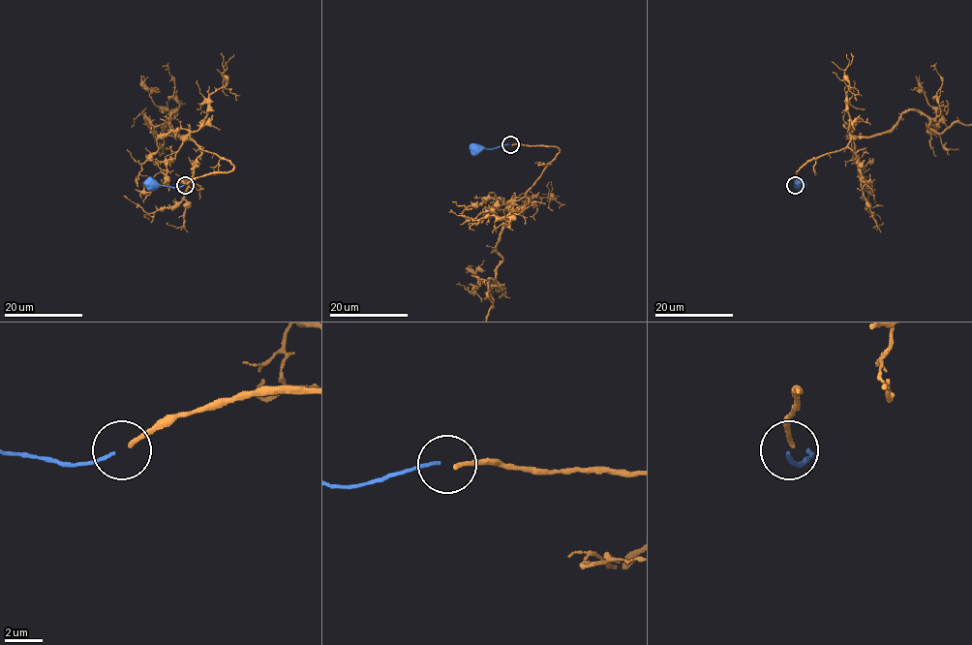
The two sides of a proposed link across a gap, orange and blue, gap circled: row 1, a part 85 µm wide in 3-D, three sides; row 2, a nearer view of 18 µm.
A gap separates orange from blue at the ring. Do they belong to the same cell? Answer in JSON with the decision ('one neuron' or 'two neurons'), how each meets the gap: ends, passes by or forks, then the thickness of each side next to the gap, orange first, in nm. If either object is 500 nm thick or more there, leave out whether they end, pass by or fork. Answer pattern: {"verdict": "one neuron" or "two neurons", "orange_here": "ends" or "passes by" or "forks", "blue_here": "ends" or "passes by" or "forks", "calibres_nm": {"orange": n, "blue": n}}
{"verdict": "two neurons", "orange_here": "ends", "blue_here": "ends", "calibres_nm": {"orange": 220, "blue": 180}}

